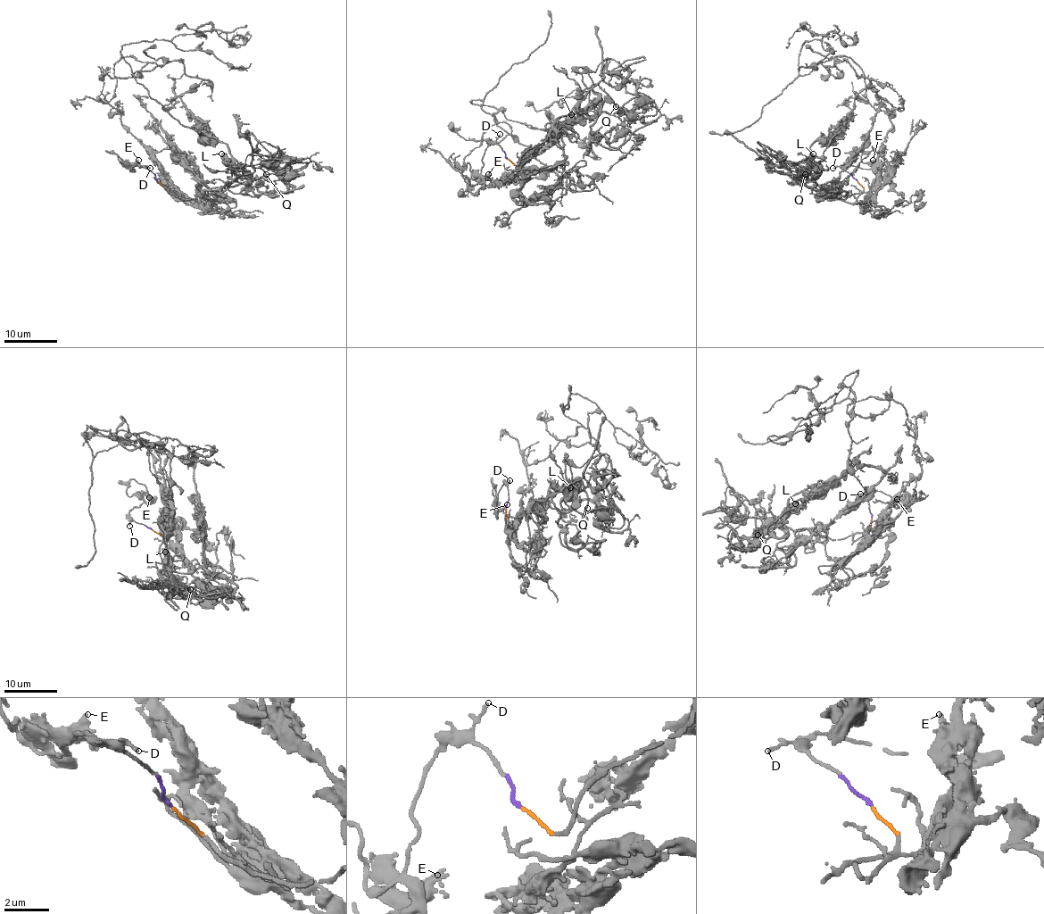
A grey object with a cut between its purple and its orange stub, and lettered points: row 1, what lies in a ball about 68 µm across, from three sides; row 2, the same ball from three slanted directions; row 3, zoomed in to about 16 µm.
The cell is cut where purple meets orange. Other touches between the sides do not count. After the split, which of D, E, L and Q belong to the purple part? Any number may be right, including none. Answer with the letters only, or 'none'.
D, E

